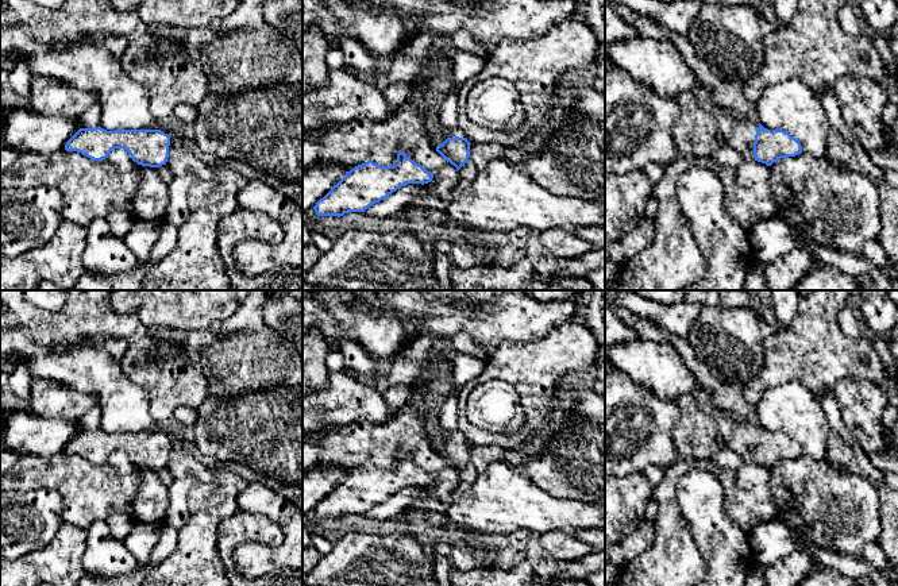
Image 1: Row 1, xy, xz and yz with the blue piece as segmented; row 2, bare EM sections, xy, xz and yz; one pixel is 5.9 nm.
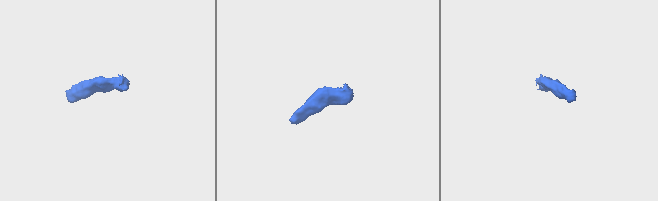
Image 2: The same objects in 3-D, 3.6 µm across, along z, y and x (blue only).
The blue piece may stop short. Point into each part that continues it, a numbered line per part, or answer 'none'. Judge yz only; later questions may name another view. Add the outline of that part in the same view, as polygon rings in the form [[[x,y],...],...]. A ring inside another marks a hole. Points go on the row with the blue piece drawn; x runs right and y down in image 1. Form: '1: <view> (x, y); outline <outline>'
1: yz (704, 127); outline [[[702,86],[679,93],[674,100],[681,108],[672,128],[679,155],[710,157],[722,147],[732,147],[744,161],[756,161],[756,117],[741,117],[717,105],[712,93]]]

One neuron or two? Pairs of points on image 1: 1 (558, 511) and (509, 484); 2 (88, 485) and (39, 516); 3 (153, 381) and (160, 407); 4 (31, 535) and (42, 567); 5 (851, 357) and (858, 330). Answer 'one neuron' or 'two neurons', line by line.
1: one neuron
2: two neurons
3: one neuron
4: two neurons
5: two neurons

